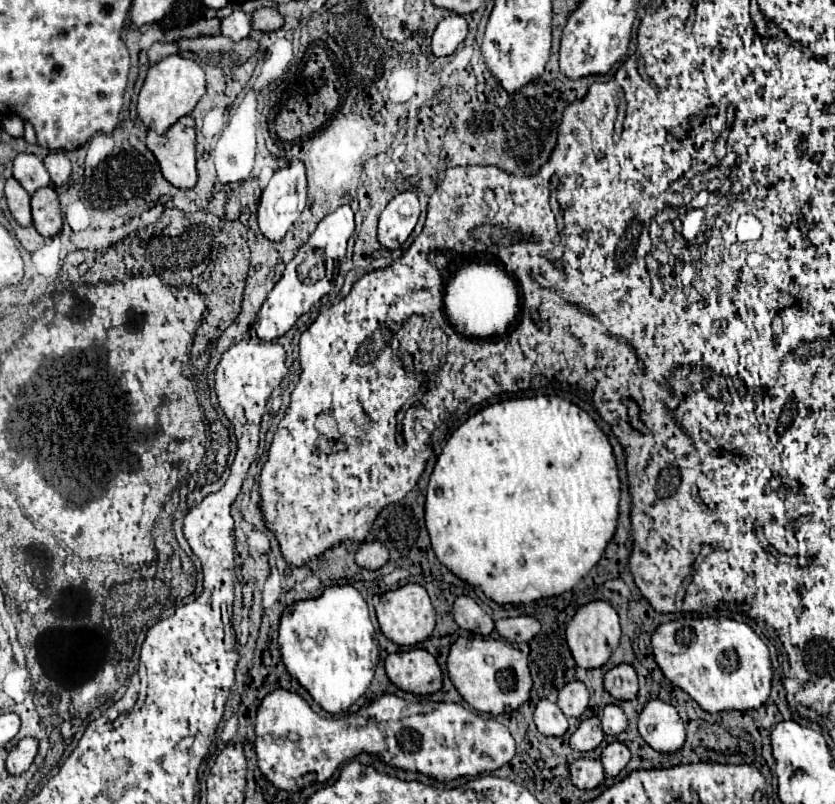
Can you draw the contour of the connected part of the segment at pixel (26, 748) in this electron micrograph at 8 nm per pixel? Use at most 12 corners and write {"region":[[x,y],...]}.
{"region":[[20,739],[6,759],[10,775],[22,775],[38,753],[36,739]]}

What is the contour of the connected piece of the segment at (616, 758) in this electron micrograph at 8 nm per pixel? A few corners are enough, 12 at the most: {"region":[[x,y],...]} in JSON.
{"region":[[624,743],[604,747],[600,759],[606,777],[616,777],[628,765]]}

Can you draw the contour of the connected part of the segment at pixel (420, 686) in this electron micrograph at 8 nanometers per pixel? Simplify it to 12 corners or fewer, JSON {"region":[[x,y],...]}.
{"region":[[426,649],[388,655],[396,687],[430,695],[442,689],[440,665]]}

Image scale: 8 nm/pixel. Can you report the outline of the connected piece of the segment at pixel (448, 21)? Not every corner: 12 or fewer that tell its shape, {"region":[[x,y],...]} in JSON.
{"region":[[462,15],[442,19],[432,35],[436,57],[452,55],[468,35]]}

